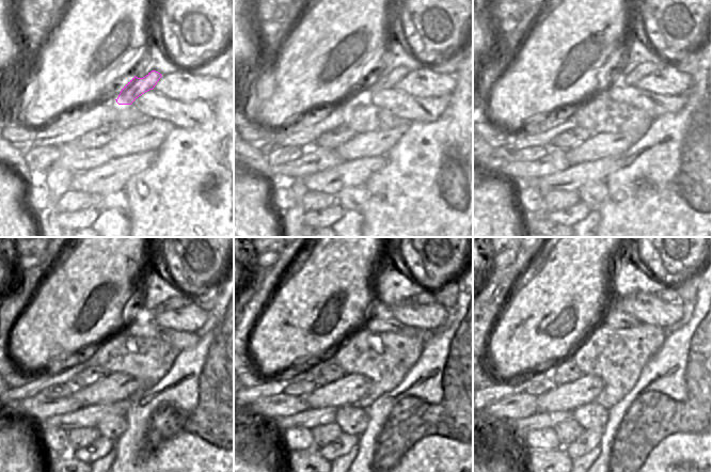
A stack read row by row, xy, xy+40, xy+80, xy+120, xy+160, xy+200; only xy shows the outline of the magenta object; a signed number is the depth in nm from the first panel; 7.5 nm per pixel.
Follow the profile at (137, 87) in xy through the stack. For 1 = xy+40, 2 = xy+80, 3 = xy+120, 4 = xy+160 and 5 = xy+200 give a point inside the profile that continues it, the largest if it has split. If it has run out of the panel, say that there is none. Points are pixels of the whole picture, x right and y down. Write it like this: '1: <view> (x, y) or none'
1: xy+40 (380, 83)
2: xy+80 (642, 71)
3: xy+120 (186, 297)
4: xy+160 (427, 297)
5: xy+200 (669, 294)

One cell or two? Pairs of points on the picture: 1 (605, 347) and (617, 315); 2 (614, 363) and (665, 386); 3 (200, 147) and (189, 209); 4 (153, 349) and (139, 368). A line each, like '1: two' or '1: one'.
1: two
2: two
3: one
4: one

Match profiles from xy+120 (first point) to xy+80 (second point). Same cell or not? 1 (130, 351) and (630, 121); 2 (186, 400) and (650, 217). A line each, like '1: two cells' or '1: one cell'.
1: one cell
2: one cell

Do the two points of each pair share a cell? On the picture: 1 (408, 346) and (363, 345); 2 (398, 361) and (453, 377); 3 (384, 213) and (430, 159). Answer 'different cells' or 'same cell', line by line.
1: same cell
2: different cells
3: same cell

